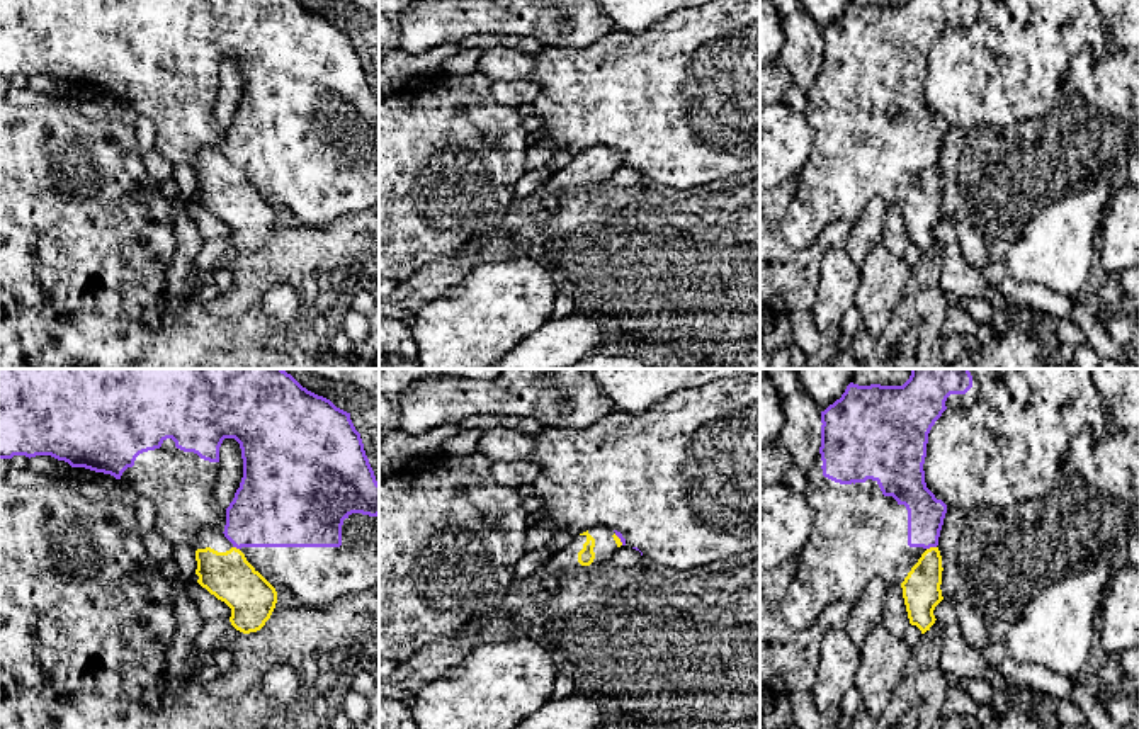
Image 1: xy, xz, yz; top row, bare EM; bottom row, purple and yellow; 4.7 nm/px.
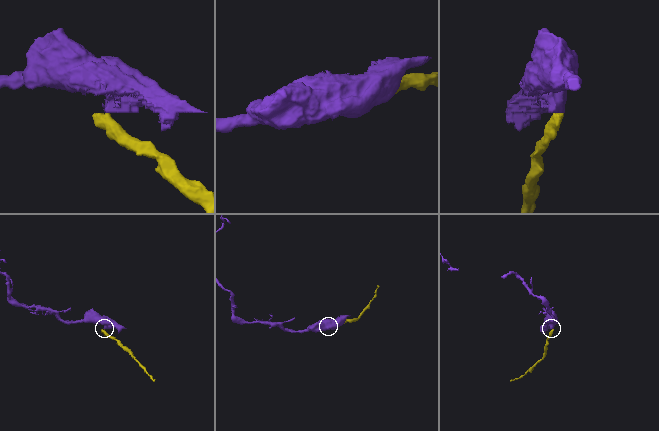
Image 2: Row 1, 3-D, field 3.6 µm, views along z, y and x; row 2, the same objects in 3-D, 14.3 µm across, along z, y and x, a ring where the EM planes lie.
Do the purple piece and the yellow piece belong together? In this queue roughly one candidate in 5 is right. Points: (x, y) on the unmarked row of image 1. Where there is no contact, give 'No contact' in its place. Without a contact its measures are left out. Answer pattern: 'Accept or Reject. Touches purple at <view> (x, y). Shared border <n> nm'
Reject. Touches purple at yz (930, 165). Shared border 50 nm

